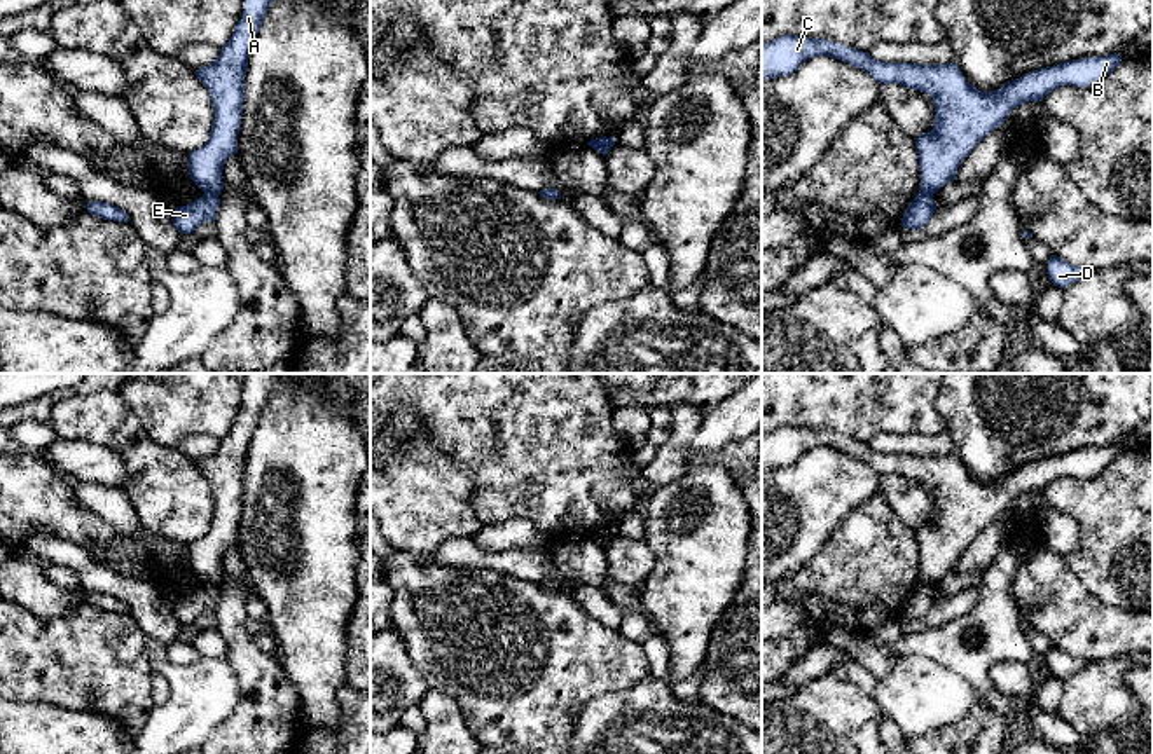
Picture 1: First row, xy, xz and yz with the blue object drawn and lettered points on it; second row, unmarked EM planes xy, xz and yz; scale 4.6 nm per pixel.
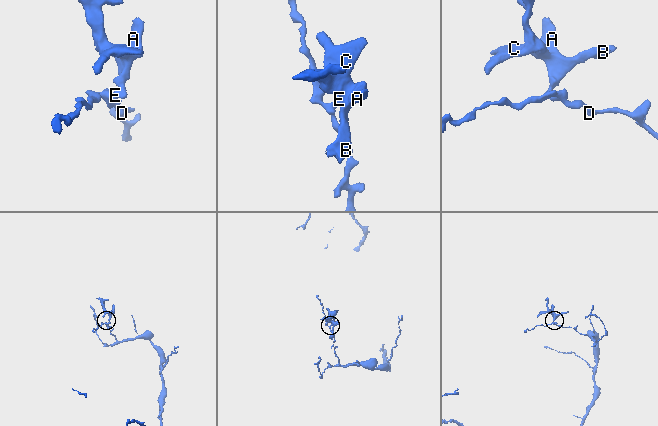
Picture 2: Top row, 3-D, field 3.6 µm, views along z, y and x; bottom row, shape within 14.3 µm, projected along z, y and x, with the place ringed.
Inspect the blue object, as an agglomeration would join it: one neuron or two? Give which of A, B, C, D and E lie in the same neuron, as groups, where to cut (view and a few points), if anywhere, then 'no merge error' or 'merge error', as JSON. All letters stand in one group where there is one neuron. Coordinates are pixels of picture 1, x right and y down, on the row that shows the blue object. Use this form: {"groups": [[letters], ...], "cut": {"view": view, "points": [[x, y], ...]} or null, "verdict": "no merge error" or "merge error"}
{"groups": [["A", "B", "C"], ["D", "E"]], "cut": {"view": "xy", "points": [[205, 192], [217, 196]]}, "verdict": "merge error"}

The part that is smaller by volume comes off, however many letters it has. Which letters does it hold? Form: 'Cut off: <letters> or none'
Cut off: A, B, C

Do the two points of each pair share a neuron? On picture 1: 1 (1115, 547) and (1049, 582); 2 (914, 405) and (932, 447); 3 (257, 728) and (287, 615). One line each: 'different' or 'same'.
1: different
2: different
3: different

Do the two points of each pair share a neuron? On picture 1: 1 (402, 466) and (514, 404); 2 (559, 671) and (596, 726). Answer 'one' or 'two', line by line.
1: two
2: two

